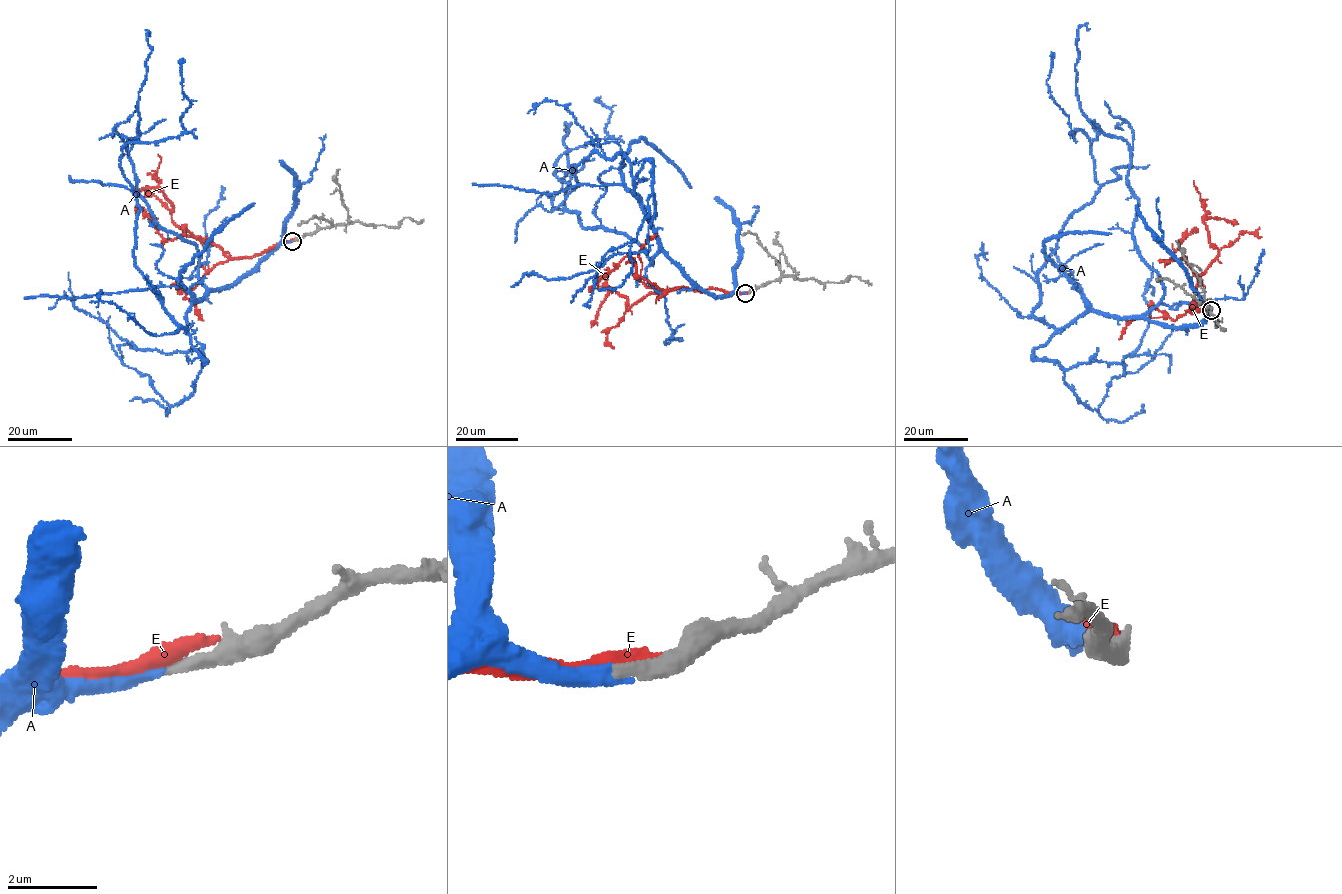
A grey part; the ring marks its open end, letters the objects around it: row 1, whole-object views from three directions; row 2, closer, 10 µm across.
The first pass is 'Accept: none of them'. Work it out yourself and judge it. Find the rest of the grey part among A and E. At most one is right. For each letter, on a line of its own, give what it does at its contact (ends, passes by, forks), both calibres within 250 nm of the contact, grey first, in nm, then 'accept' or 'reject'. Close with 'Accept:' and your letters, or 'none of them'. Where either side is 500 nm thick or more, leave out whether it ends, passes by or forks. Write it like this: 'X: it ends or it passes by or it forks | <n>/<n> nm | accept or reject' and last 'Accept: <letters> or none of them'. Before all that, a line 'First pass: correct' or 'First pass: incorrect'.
First pass: incorrect
A: it ends | 340/320 nm | accept
E: it ends | 440/480 nm | reject
Accept: A

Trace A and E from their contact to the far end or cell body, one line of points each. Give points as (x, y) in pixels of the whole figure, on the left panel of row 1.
A: (292, 240), (195, 300), (186, 332), (135, 265), (139, 209), (122, 146), (184, 130), (183, 59)
E: (293, 240), (251, 257), (232, 258), (218, 246), (186, 235), (173, 221), (172, 202), (154, 175), (158, 154)

